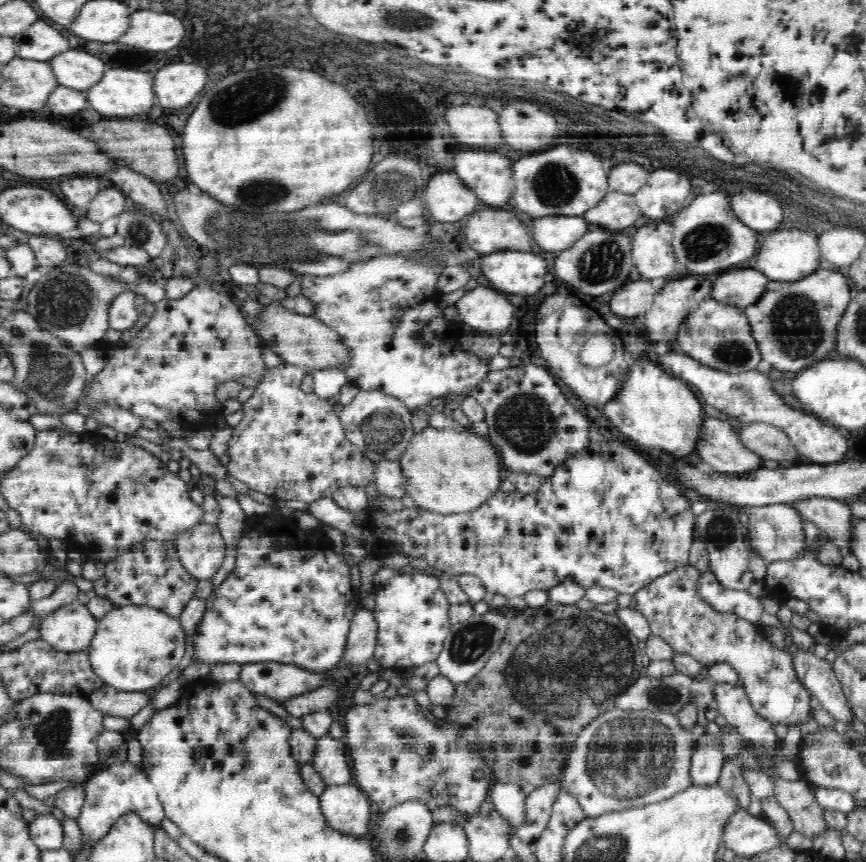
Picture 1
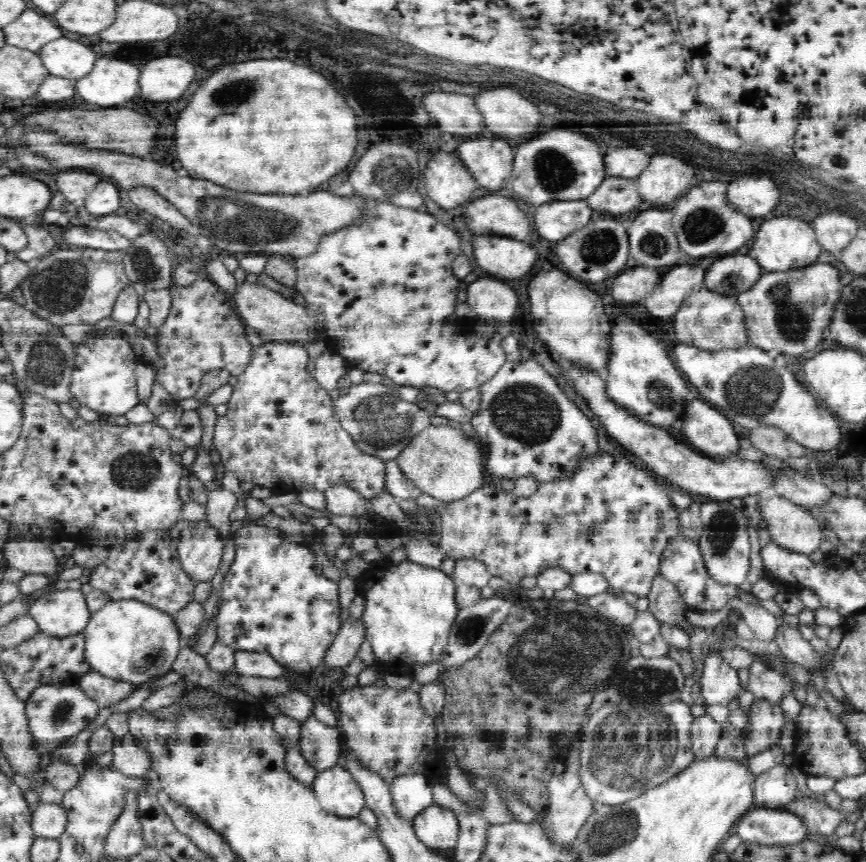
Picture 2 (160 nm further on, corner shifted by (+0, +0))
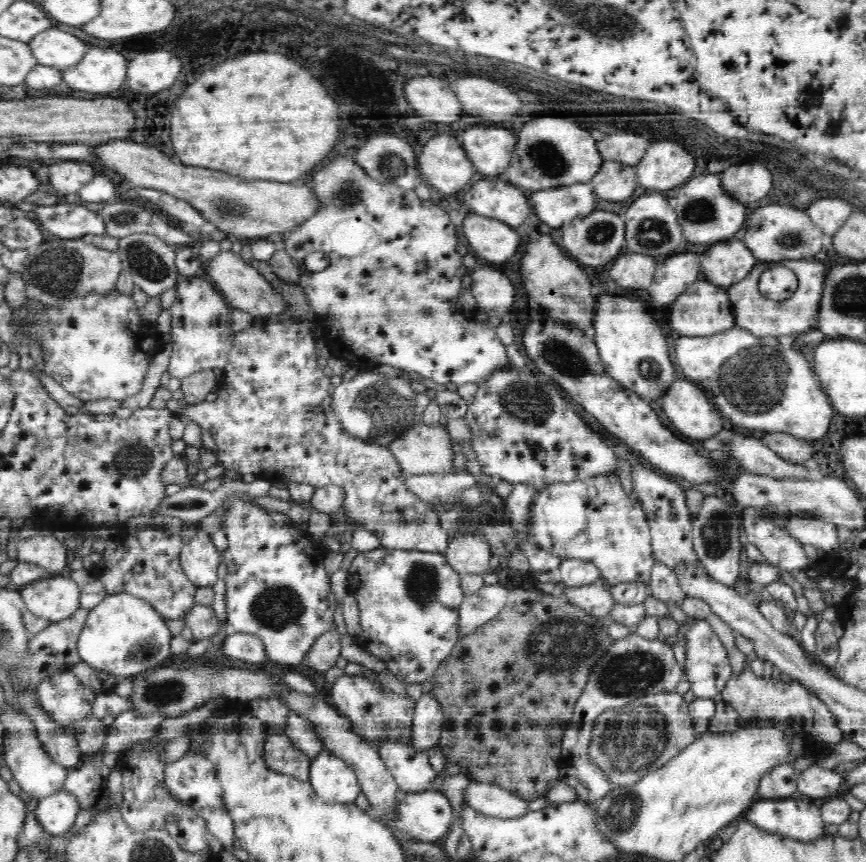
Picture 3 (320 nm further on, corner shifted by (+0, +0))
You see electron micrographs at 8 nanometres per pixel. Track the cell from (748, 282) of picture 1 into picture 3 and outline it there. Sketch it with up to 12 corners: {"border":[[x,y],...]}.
{"border":[[740,240],[699,254],[701,278],[726,290],[758,264]]}

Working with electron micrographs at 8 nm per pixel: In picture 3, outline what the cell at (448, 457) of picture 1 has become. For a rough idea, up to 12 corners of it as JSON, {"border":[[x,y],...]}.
{"border":[[442,421],[390,444],[406,474],[456,470]]}

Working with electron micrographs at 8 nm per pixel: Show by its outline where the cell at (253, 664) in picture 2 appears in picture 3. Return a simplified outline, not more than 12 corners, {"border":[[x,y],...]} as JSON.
{"border":[[232,631],[221,654],[252,664],[266,662],[256,636]]}

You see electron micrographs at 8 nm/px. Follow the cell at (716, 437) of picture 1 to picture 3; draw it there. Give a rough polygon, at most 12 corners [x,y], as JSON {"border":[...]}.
{"border":[[681,374],[662,396],[678,432],[704,440],[722,430],[706,394]]}

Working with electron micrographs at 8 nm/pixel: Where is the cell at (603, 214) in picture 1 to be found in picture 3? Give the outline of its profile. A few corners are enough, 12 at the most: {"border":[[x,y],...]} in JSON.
{"border":[[605,160],[589,185],[620,202],[639,185],[636,166]]}

